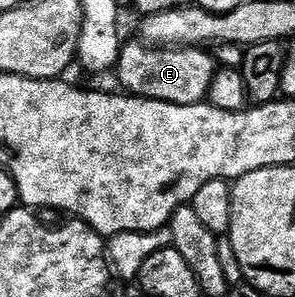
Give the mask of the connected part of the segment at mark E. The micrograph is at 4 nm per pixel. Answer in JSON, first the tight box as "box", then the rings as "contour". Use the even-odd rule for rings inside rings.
{"box":[119,40,217,104],"contour":[[[142,40],[124,41],[119,48],[119,82],[128,94],[136,94],[138,98],[152,98],[169,104],[197,104],[207,102],[207,93],[213,84],[213,76],[217,69],[212,51],[197,46],[152,46]]]}

